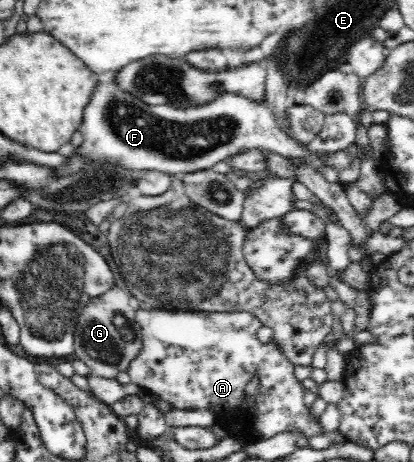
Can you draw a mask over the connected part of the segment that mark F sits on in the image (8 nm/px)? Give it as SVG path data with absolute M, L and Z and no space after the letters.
M115 79L105 84L96 80L79 131L83 136L80 151L69 156L65 164L57 165L53 170L55 175L82 171L89 163L113 163L131 170L155 170L180 176L211 169L217 162L251 149L271 151L285 158L305 158L309 154L307 147L295 143L281 130L265 101L255 102L227 92L191 108L155 106L123 92Z

